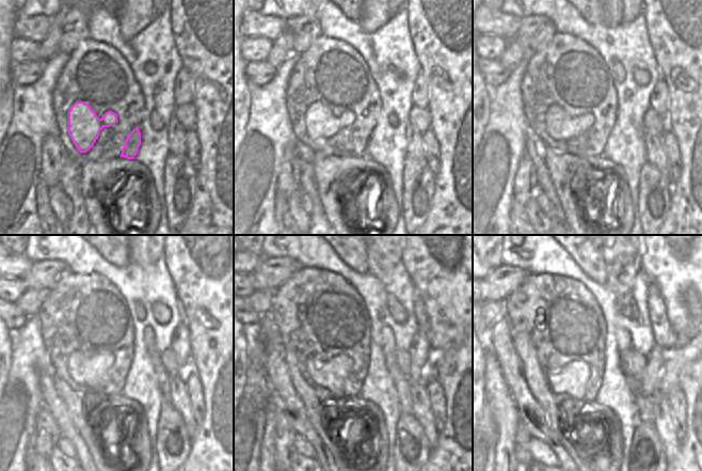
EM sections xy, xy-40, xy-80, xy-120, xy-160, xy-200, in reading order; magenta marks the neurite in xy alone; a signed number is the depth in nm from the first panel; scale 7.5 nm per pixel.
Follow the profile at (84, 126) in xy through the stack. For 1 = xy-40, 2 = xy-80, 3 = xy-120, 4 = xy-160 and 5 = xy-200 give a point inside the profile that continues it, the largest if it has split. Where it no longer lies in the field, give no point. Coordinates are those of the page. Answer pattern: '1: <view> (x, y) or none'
1: xy-40 (321, 124)
2: xy-80 (560, 126)
3: xy-120 (88, 371)
4: xy-160 (331, 374)
5: xy-200 (572, 378)

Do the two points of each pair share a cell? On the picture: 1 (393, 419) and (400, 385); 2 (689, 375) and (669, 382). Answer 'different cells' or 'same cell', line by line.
1: different cells
2: different cells

